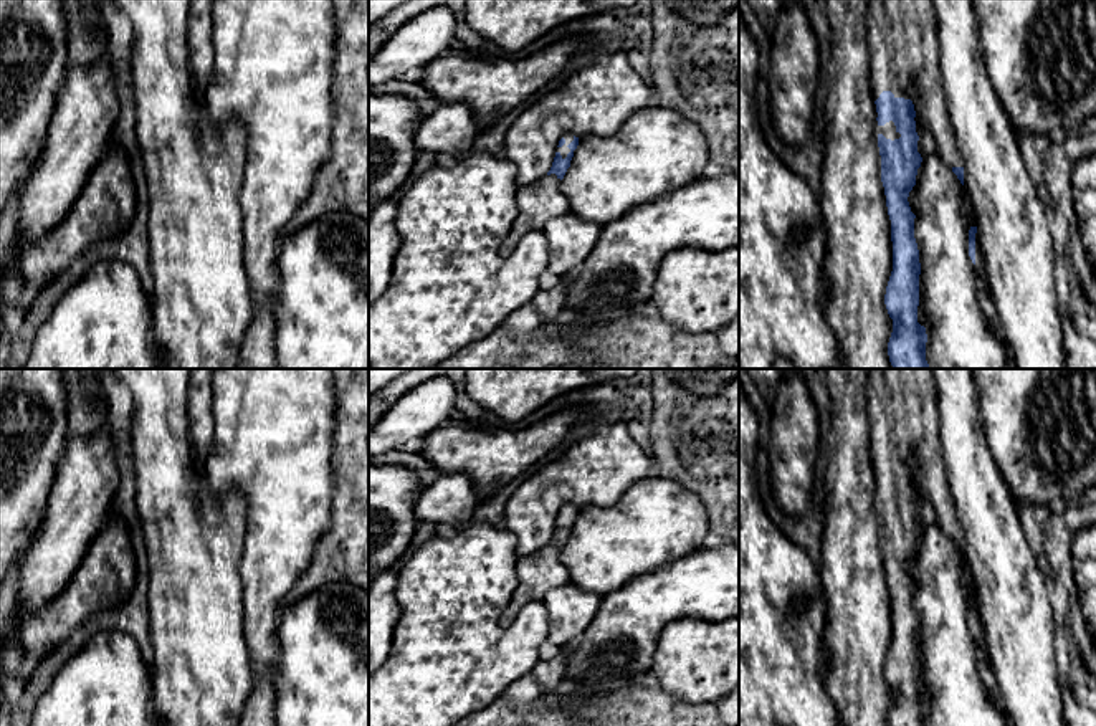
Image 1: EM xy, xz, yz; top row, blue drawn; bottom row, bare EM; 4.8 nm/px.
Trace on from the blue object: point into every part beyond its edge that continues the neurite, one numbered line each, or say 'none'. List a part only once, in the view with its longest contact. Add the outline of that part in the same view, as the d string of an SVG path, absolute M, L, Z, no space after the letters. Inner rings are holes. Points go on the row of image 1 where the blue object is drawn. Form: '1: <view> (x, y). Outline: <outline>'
1: yz (888, 129). Outline: M893 121L886 122L884 126L878 126L876 132L883 134L886 139L891 139L891 141L901 137L901 134L896 131L896 126Z

